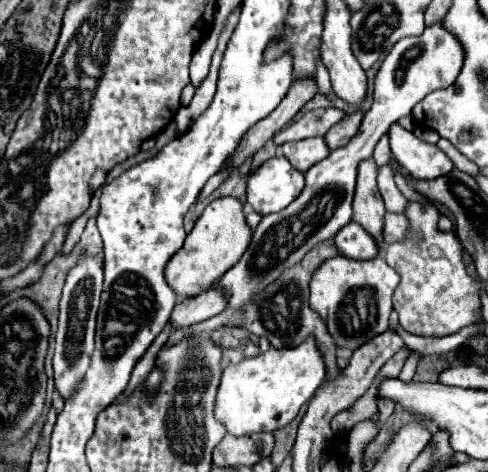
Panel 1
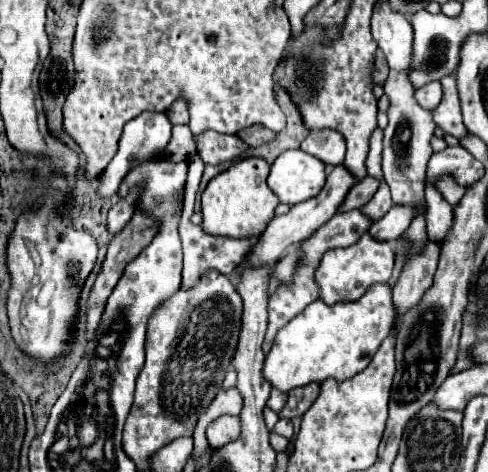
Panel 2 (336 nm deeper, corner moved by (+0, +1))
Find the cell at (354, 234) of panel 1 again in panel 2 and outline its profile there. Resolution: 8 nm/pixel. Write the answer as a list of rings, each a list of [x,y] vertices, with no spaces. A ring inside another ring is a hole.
[[[392,206],[390,212],[384,218],[376,220],[368,232],[374,240],[396,242],[402,236],[402,232],[408,228],[412,216],[414,216],[414,210],[410,206],[408,208],[406,206]]]

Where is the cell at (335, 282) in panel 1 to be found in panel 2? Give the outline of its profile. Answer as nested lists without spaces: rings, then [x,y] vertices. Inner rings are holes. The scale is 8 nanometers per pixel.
[[[368,232],[352,246],[348,248],[334,248],[324,254],[320,260],[320,266],[316,268],[316,284],[320,288],[320,300],[326,304],[336,304],[336,302],[354,302],[364,292],[380,282],[388,282],[392,276],[394,268],[394,250],[388,242],[378,242],[374,240]]]

